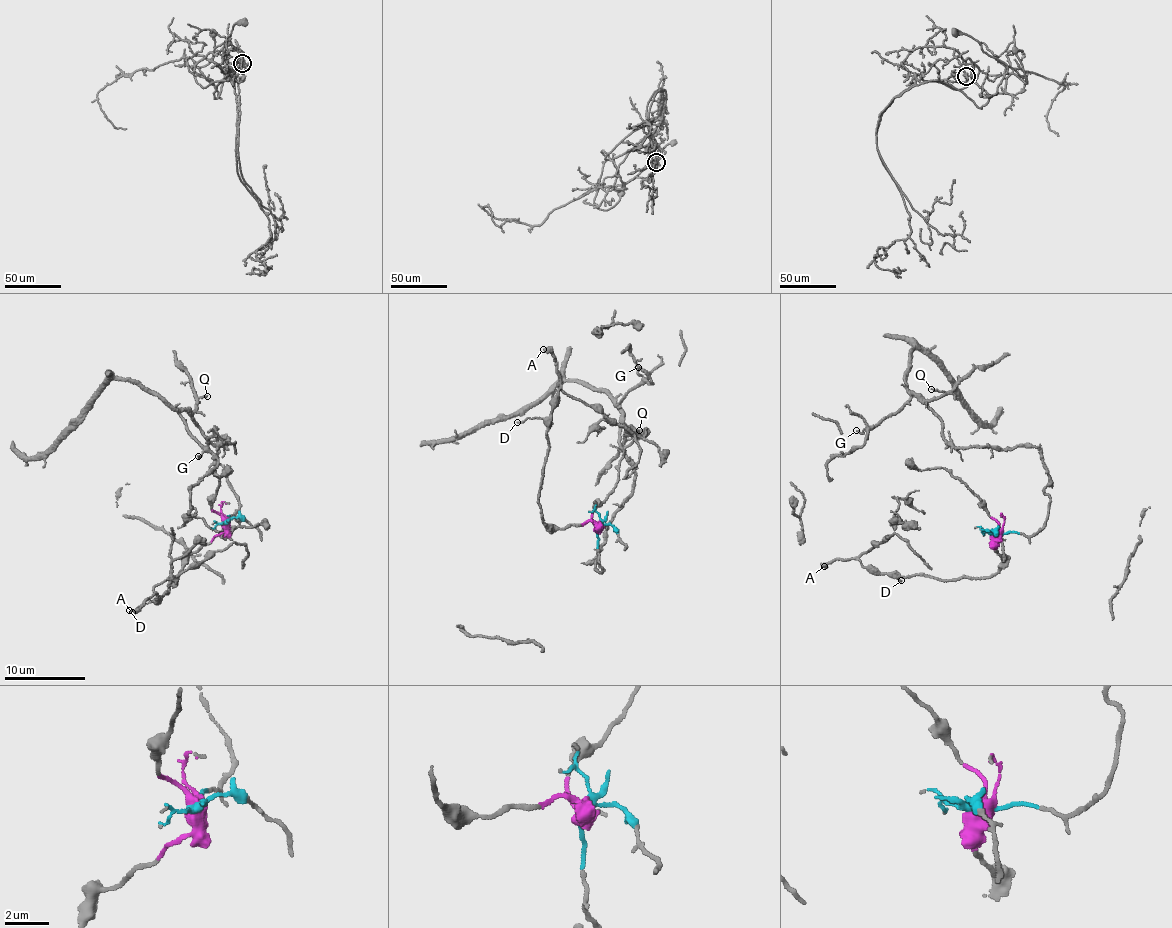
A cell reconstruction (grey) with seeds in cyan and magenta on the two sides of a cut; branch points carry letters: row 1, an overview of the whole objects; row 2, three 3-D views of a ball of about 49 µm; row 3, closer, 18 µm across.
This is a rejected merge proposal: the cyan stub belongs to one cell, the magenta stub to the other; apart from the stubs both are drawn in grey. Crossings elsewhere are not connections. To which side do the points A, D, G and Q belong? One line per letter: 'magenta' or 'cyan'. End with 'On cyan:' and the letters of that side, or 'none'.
A: magenta
D: magenta
G: cyan
Q: cyan
On cyan: G, Q

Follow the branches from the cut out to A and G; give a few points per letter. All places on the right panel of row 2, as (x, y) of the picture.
A: (996, 534), (991, 542), (1000, 567), (988, 577), (891, 576), (859, 561), (824, 565)
G: (996, 534), (1033, 536), (1045, 521), (1049, 483), (1036, 447), (950, 446), (938, 419), (915, 394), (856, 431)

